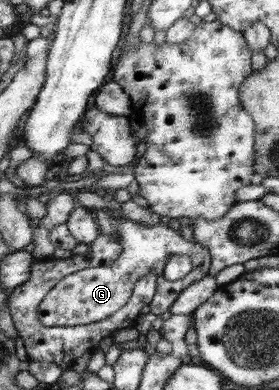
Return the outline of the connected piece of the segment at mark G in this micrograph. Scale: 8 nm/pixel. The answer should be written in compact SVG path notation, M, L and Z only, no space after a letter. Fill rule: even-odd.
M124 217L114 218L112 224L122 248L119 259L110 266L86 267L86 269L80 269L61 279L38 307L37 318L44 325L76 327L96 323L110 317L128 304L134 284L144 275L148 275L150 271L156 273L159 282L156 294L149 306L152 313L160 316L165 311L169 311L175 300L183 294L188 286L200 282L200 279L204 279L209 274L211 254L207 248L202 247L199 243L186 241L180 232L173 231L168 224L160 222L154 226L142 225L126 220ZM170 254L187 255L191 257L193 263L192 271L178 282L167 282L162 275L162 269Z

